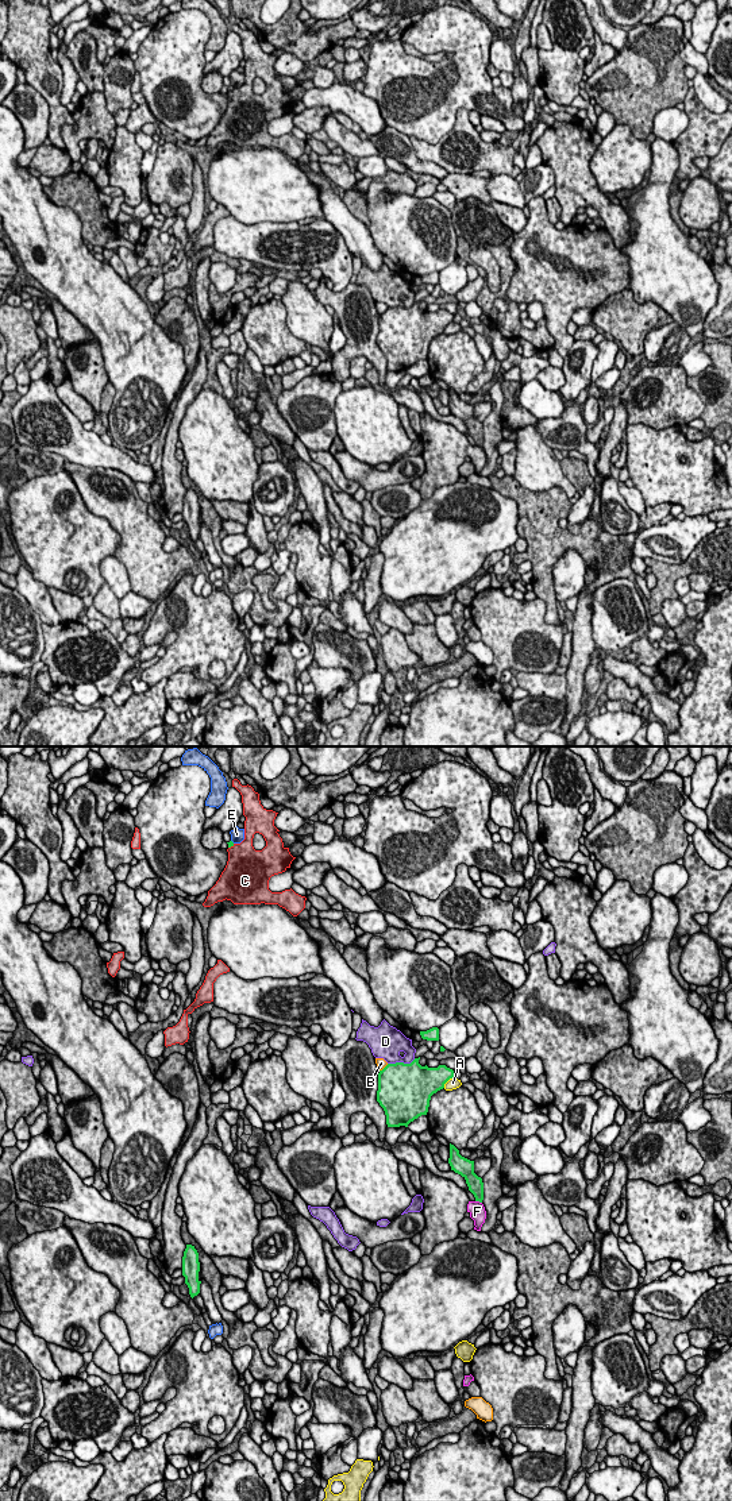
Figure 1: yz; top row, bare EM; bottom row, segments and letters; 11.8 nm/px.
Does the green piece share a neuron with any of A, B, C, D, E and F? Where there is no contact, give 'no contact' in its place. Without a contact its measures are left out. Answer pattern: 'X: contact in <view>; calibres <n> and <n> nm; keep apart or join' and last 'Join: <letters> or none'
A: contact in yz; calibres 320 and 130 nm; keep apart
B: contact in yz; calibres 480 and 120 nm; keep apart
C: contact in yz; calibres 60 and 380 nm; keep apart
D: contact in yz; calibres 480 and 320 nm; keep apart
E: no contact; keep apart
F: contact in yz; calibres 190 and 190 nm; keep apart
Join: none

